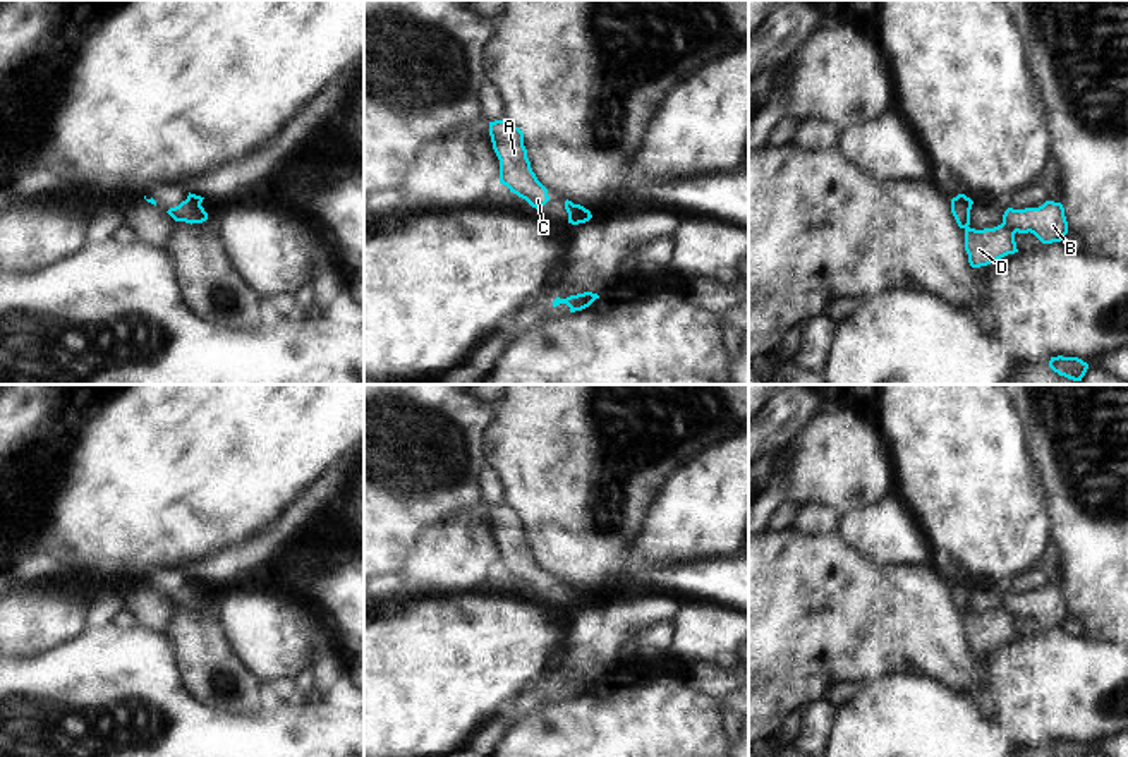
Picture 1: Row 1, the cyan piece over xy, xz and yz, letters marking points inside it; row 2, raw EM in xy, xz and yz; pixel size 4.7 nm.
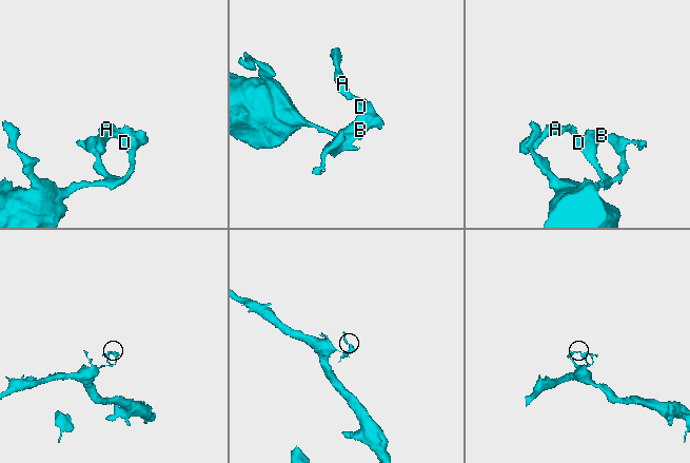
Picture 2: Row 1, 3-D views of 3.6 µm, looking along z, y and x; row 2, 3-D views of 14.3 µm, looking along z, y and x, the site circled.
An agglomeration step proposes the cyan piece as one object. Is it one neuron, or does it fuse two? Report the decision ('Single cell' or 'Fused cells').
Single cell.

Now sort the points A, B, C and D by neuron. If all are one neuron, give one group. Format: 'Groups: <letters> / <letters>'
Groups: A B C D.

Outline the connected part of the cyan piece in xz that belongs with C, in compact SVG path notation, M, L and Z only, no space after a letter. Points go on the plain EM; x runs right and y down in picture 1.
M508 505L489 506L493 534L500 544L500 568L541 594L548 585L548 573L537 565L524 530L524 517Z

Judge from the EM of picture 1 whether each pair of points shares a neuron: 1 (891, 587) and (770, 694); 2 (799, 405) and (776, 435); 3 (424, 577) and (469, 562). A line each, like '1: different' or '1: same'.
1: same
2: same
3: same

